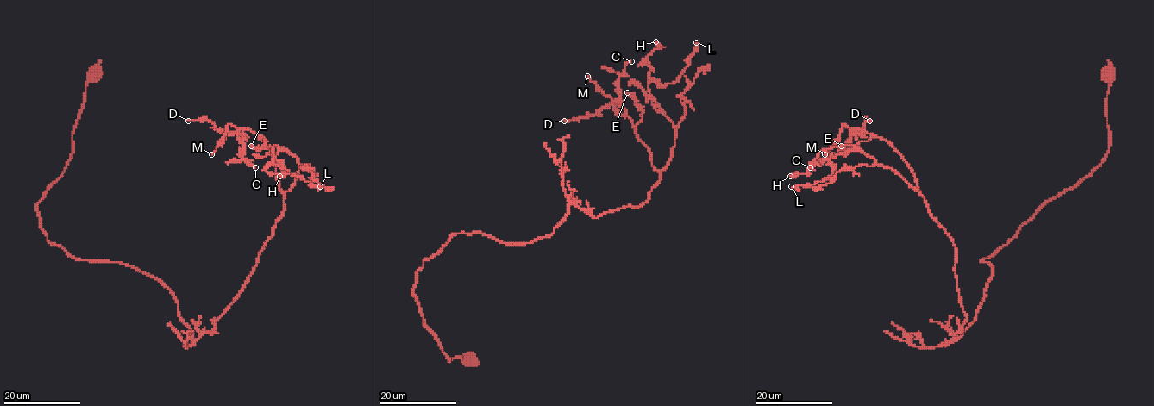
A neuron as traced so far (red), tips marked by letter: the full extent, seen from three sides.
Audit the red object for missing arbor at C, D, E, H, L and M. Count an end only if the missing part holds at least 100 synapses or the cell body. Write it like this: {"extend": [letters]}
{"extend": []}

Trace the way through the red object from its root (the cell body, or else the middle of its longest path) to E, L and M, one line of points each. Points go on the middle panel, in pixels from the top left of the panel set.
E: (471, 357), (424, 324), (423, 261), (455, 234), (530, 243), (570, 204), (643, 204), (660, 173), (627, 92)
L: (471, 357), (424, 324), (423, 261), (643, 204), (675, 138), (649, 78), (696, 42)
M: (471, 357), (423, 322), (424, 259), (460, 233), (530, 243), (570, 204), (638, 207), (660, 181), (587, 76)

